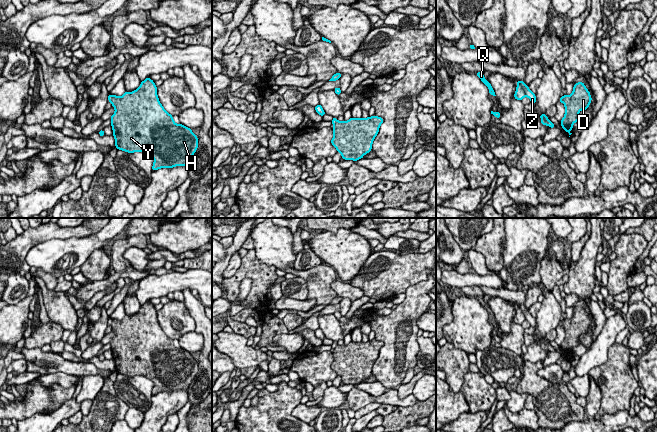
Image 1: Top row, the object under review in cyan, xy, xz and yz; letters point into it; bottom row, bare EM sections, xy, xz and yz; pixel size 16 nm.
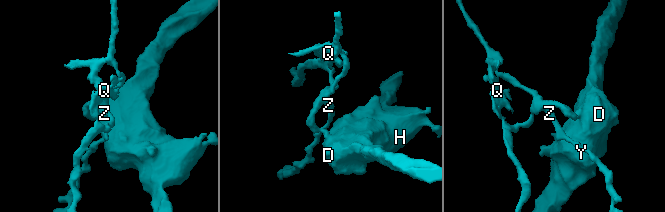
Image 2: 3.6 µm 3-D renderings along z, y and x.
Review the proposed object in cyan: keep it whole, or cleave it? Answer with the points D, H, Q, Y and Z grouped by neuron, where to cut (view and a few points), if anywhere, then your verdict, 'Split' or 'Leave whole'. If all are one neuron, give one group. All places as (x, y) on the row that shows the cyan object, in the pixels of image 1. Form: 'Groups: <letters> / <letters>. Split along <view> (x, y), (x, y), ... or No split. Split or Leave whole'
Groups: D H Y / Q Z. Split along yz (565, 95), (563, 102). Split

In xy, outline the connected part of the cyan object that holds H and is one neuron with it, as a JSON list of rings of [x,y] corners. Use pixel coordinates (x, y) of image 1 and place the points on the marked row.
[[[150,77],[142,81],[133,92],[126,91],[121,97],[113,95],[111,103],[115,109],[110,120],[117,149],[128,153],[140,151],[152,156],[152,171],[188,166],[198,149],[198,137],[190,128],[174,122],[173,116],[160,103],[157,87]]]

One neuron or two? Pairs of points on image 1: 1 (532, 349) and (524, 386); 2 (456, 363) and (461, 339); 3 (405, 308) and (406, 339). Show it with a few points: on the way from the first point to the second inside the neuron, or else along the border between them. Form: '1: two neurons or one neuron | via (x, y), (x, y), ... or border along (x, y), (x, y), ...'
1: two neurons | border along (542, 359), (536, 362), (525, 361)
2: two neurons | border along (447, 341), (461, 348), (467, 354)
3: one neuron | via (405, 316), (402, 321), (402, 331)

